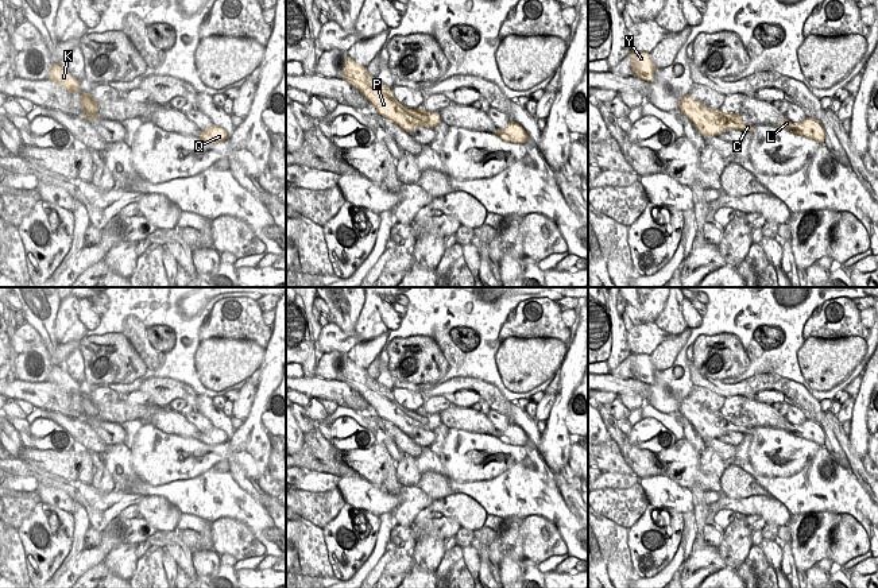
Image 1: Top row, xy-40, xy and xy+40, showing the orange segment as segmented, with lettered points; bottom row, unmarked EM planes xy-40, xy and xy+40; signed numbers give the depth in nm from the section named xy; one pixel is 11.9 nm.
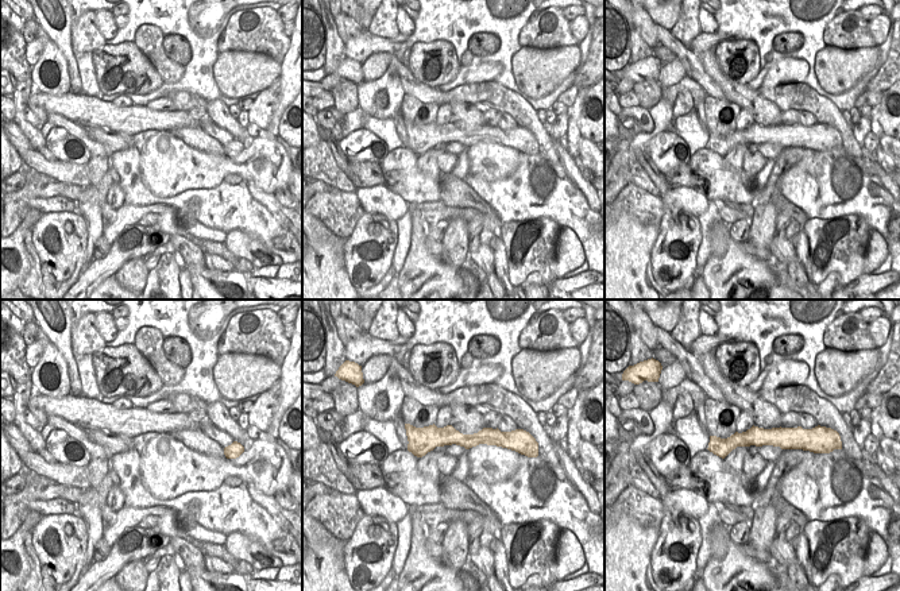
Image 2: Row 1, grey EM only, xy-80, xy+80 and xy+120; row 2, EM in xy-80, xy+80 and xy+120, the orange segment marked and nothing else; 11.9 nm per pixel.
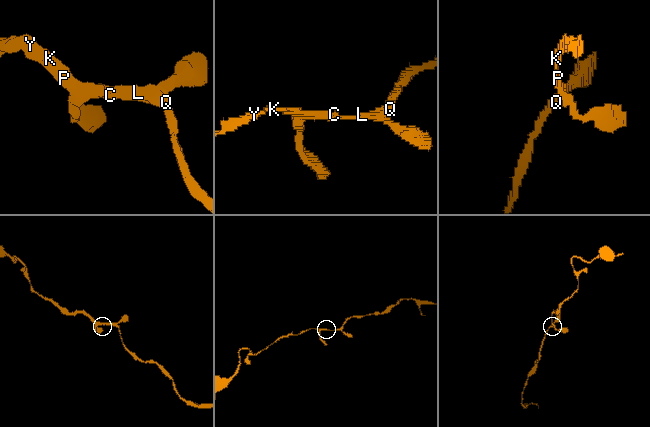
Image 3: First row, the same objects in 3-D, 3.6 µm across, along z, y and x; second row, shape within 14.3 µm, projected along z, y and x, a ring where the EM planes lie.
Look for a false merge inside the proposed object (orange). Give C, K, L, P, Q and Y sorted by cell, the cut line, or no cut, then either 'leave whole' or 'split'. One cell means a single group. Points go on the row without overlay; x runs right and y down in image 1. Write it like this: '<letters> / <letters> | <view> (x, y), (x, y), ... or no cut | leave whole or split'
C K L P Q Y | no cut | leave whole

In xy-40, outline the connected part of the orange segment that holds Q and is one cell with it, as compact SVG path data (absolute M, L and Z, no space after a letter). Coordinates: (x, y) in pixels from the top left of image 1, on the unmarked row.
M213 426L210 430L201 433L200 441L206 445L214 446L228 441L228 436L221 429Z

